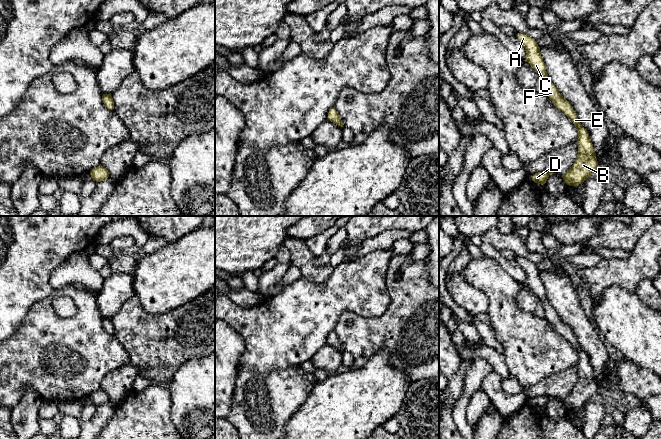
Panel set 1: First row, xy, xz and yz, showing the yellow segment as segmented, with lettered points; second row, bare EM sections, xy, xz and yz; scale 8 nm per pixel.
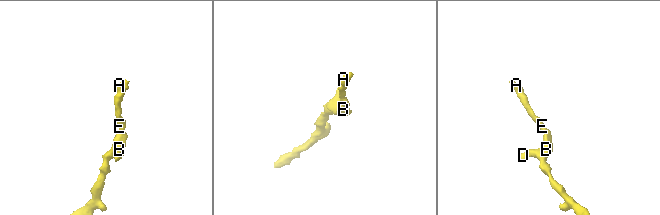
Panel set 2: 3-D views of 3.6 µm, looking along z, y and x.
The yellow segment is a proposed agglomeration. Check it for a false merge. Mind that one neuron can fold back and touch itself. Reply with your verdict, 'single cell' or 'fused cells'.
single cell

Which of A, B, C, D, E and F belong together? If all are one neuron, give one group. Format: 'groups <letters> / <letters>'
groups A B C D E F

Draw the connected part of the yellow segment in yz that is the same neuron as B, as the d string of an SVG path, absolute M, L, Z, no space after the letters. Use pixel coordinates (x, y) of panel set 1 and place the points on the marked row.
M516 32L515 37L526 49L524 60L541 76L546 95L577 127L579 133L577 140L578 157L572 167L565 174L560 174L559 176L562 177L567 186L582 184L598 168L598 161L589 132L581 125L572 105L561 96L556 86L549 79L545 63L540 54L540 47L537 45L536 40L521 32Z

